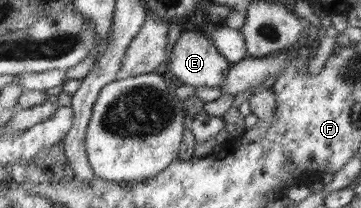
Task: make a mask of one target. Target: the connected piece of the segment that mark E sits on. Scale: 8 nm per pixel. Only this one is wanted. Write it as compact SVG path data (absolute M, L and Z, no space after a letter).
M197 27L194 29L184 28L179 39L172 48L170 54L169 72L183 82L183 85L196 86L220 86L226 78L230 63L222 53L213 45L213 42Z

